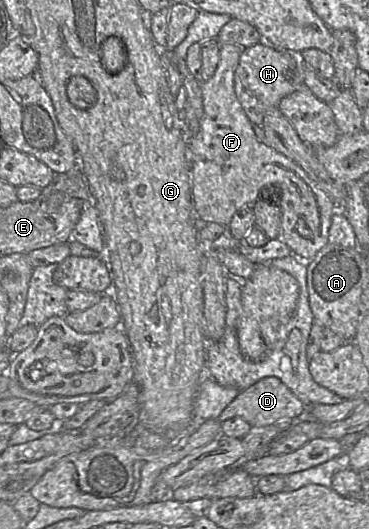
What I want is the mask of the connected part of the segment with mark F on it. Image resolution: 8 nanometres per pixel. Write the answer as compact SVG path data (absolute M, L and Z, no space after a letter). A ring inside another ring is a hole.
M220 43L220 59L214 75L201 83L204 114L199 131L189 140L192 200L194 212L203 221L228 226L233 215L243 207L252 206L265 187L280 190L281 235L292 254L305 262L310 261L328 242L332 216L337 210L333 198L313 181L306 171L285 155L259 141L253 124L240 104L234 88L234 75L243 47Z

